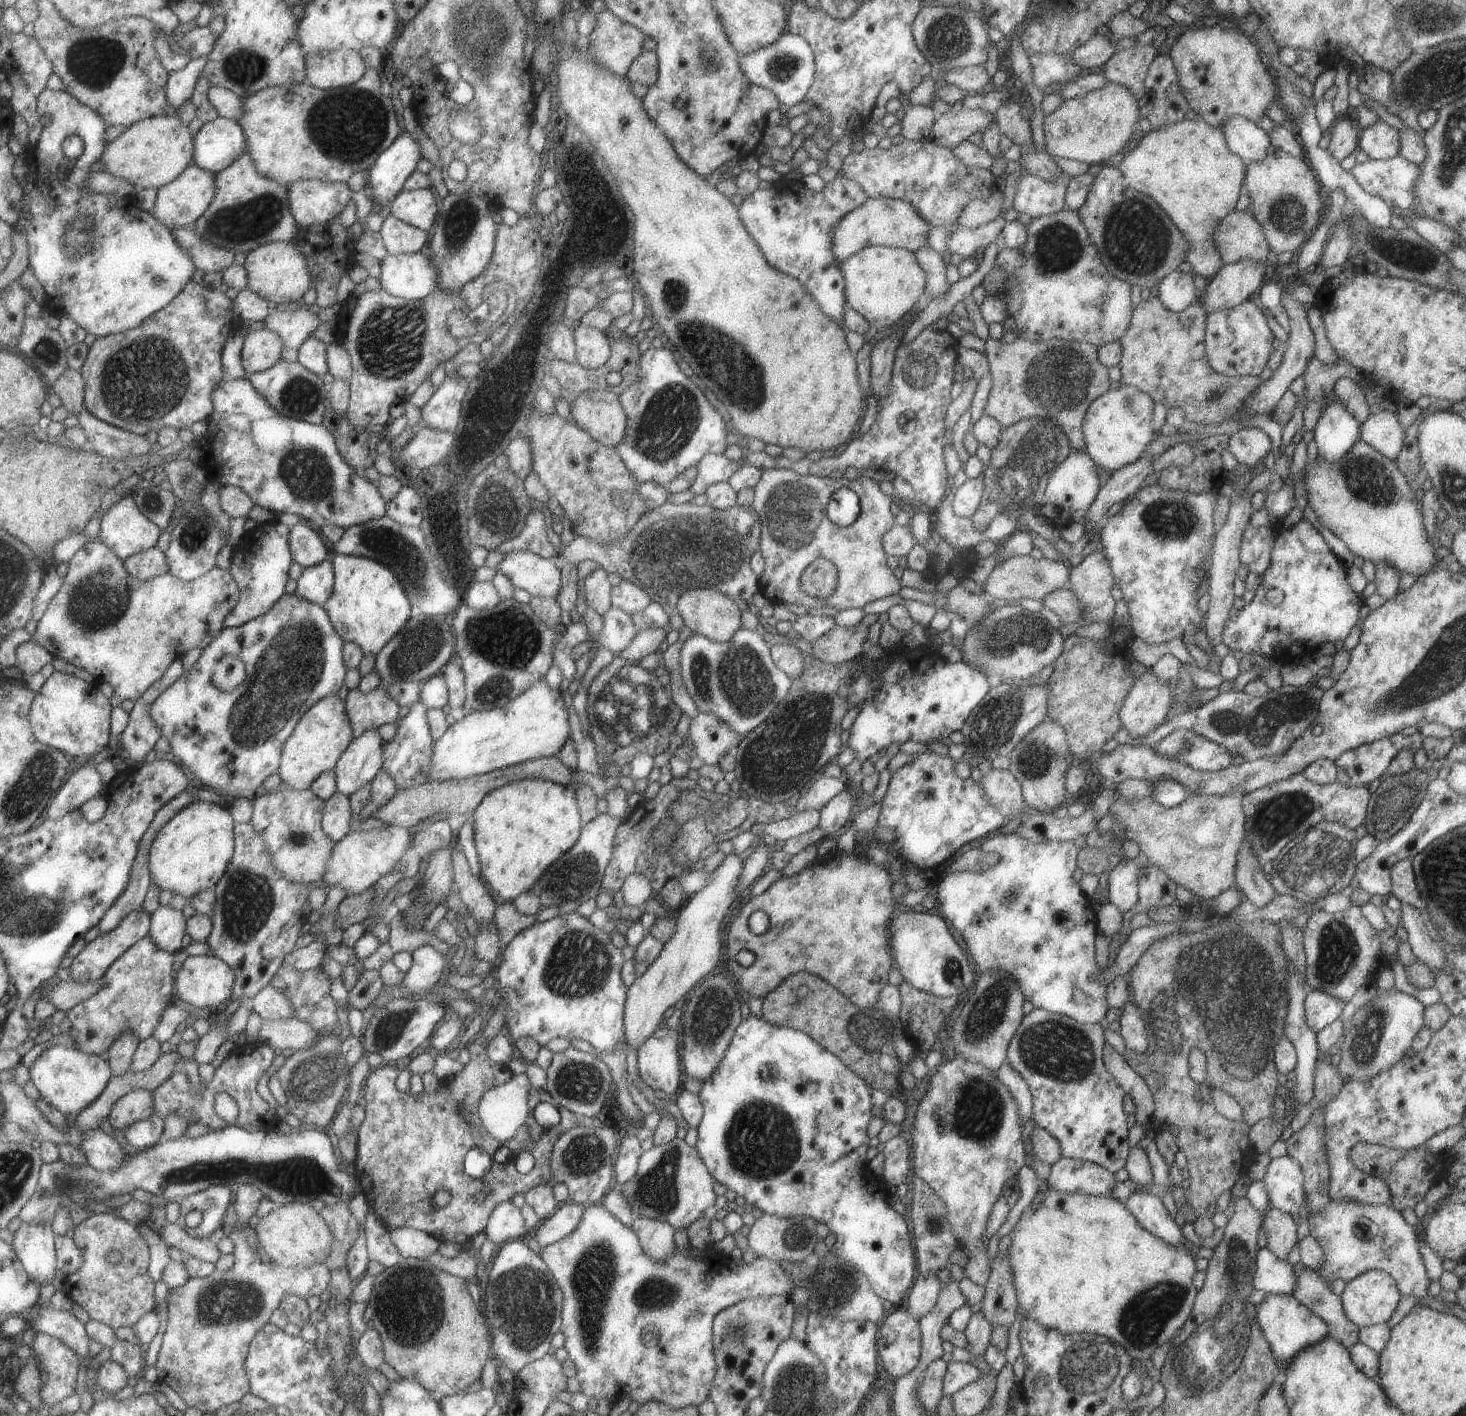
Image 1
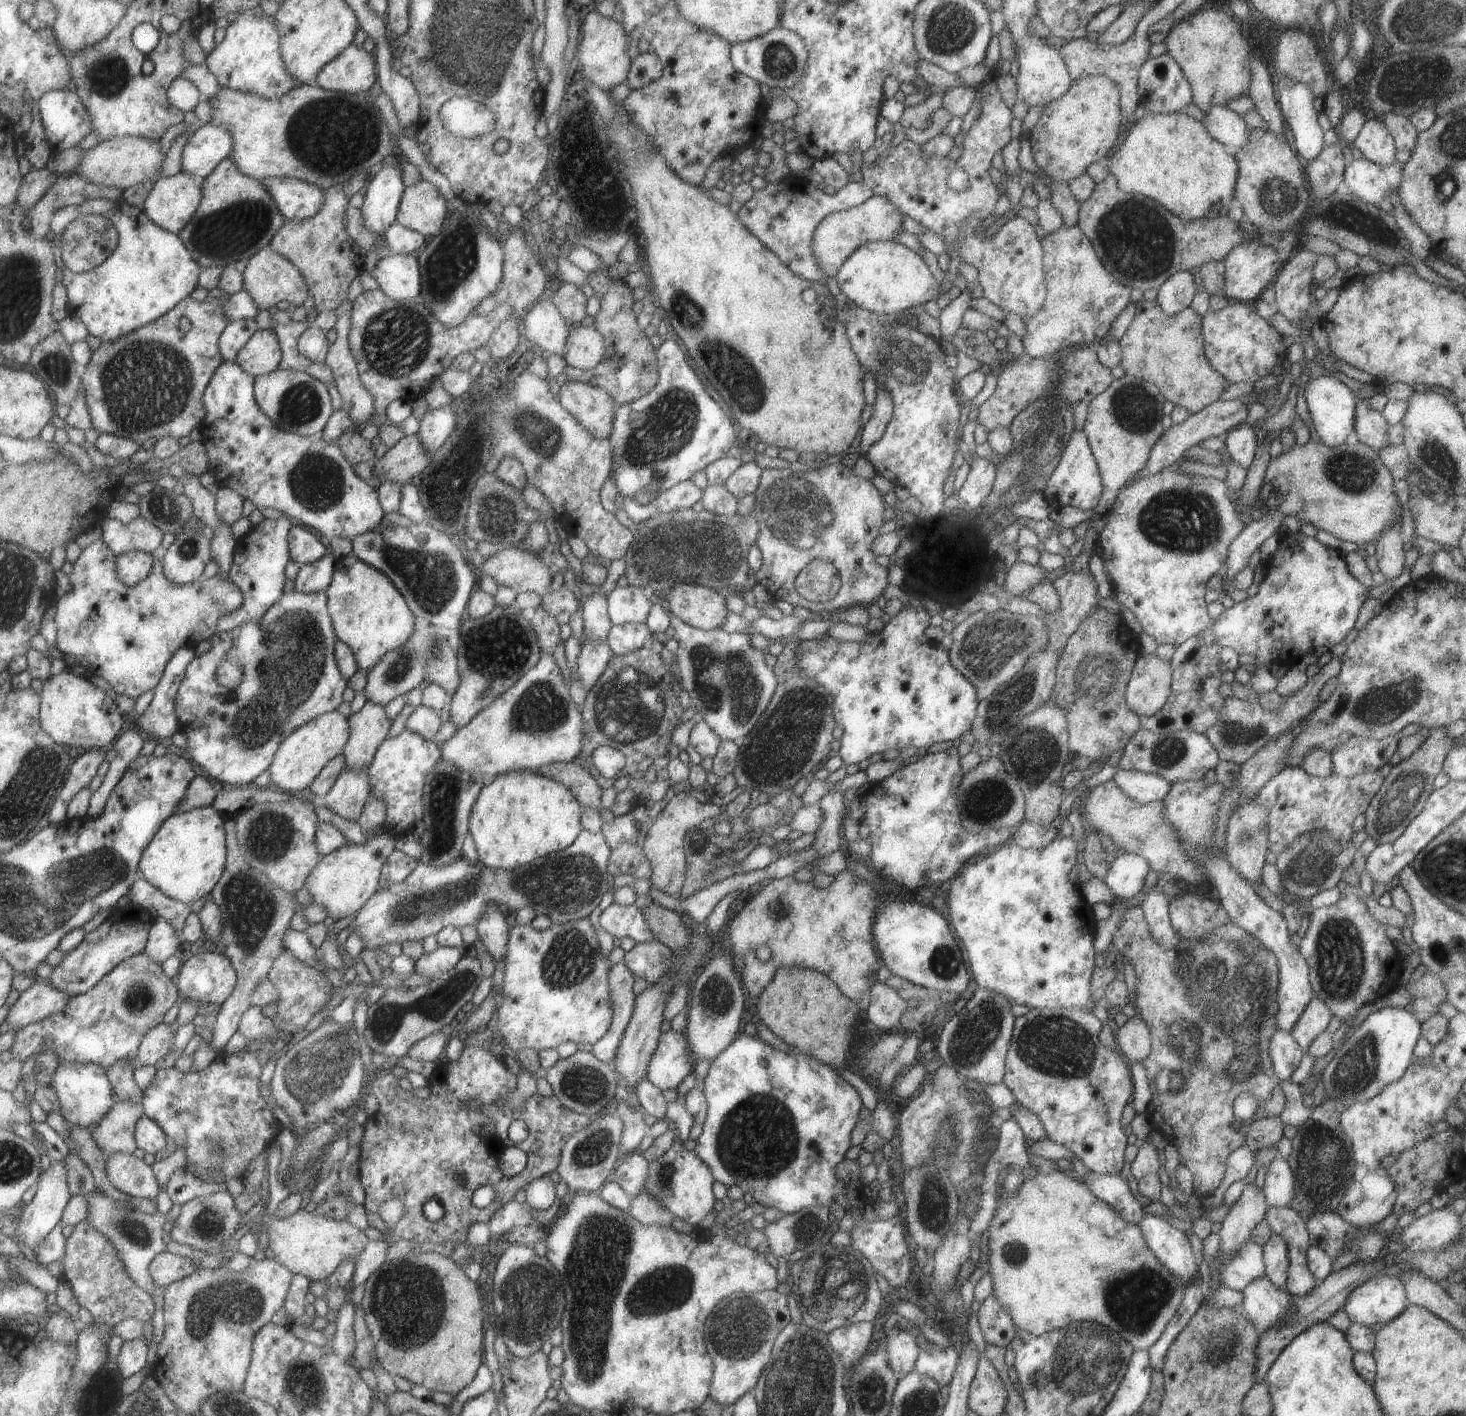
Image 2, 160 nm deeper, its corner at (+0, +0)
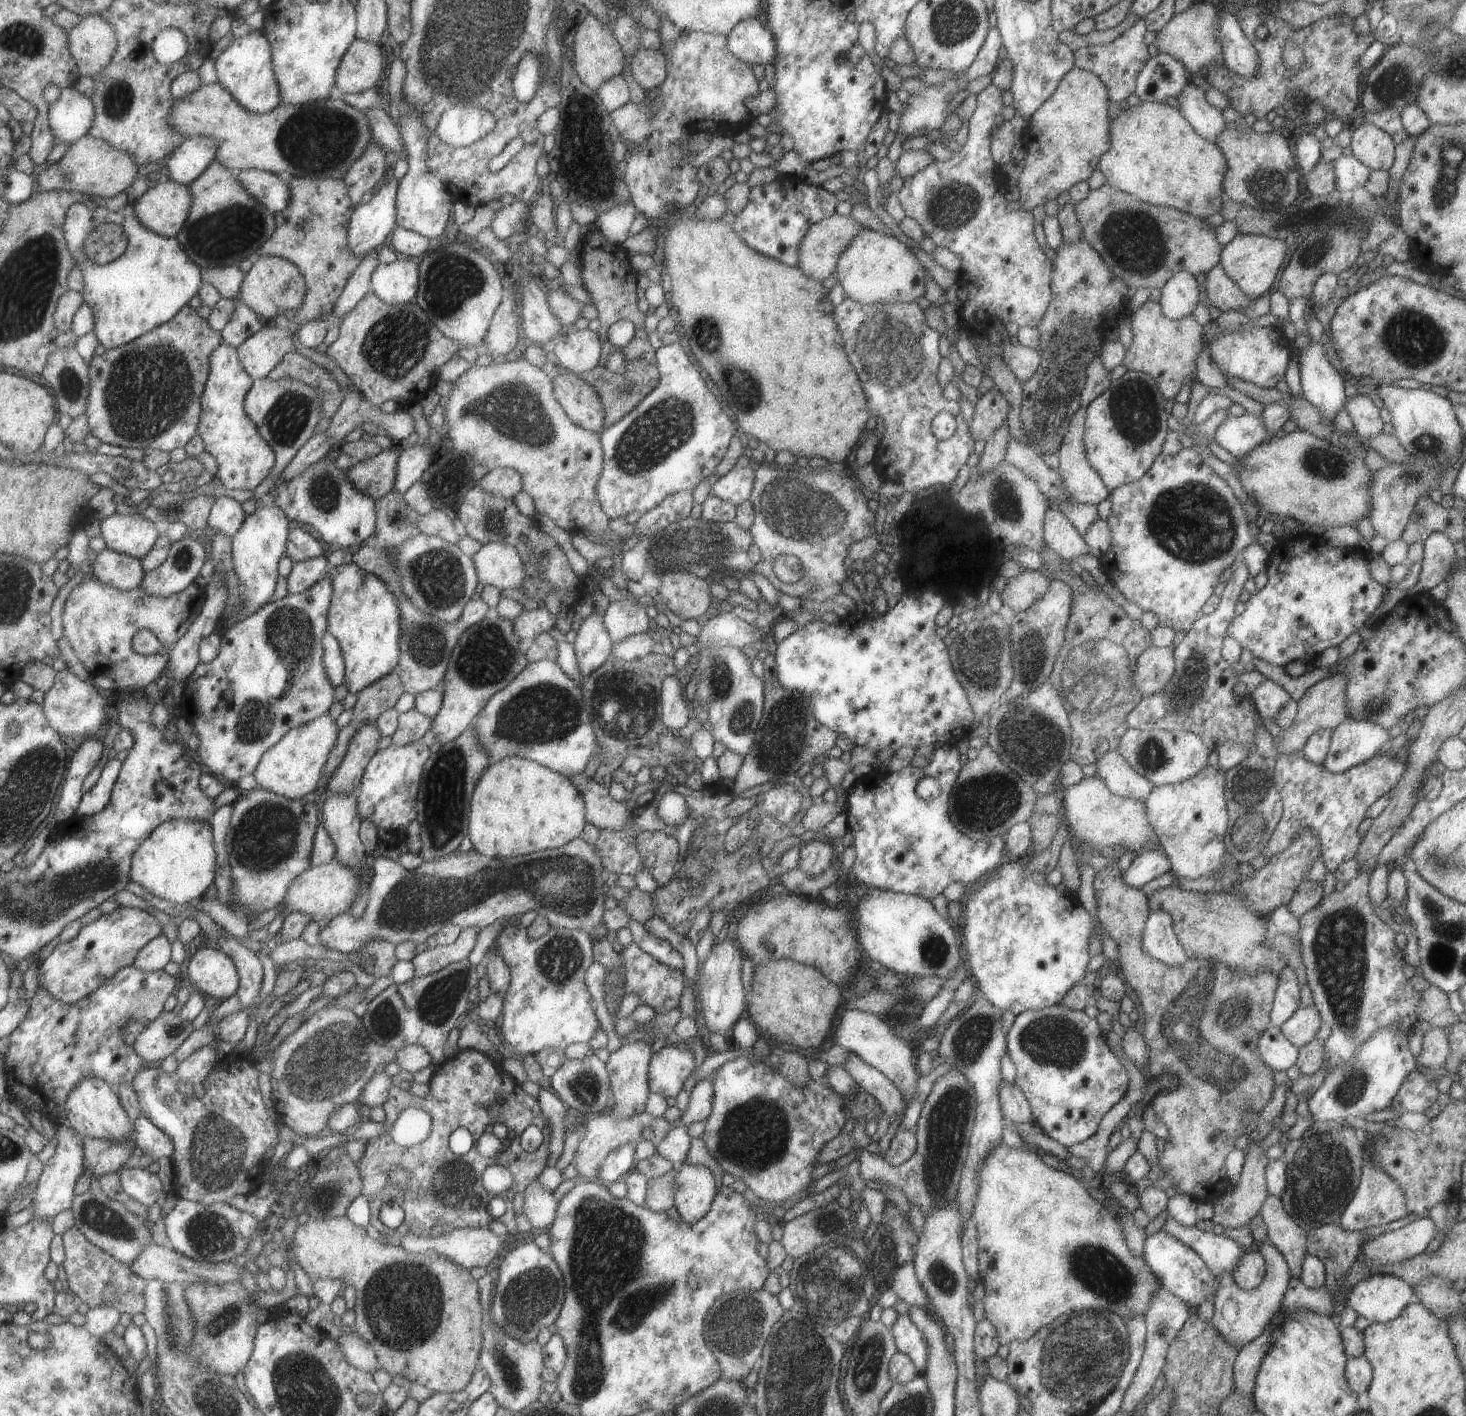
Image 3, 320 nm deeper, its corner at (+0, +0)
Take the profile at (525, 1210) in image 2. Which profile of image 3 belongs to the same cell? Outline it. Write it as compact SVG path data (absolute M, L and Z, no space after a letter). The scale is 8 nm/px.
M533 1182L524 1193L523 1214L531 1222L534 1231L548 1231L558 1215L559 1201L553 1196L552 1190L545 1185Z

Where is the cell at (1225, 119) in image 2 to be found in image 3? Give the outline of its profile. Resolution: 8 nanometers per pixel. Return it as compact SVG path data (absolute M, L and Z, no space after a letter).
M1187 83L1176 99L1178 109L1193 130L1205 140L1214 143L1226 122L1221 117L1220 110L1206 101L1204 91L1193 83Z

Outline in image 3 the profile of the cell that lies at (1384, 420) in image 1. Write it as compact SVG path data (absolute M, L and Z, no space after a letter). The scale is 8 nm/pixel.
M1357 393L1348 397L1343 408L1350 416L1353 432L1359 436L1368 439L1382 432L1383 423L1379 417L1379 409L1375 408L1368 396Z

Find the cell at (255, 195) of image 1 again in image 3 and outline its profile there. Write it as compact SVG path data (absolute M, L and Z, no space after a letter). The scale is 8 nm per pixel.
M215 159L205 169L205 172L190 185L193 195L193 204L183 230L178 234L177 240L187 250L187 254L200 267L230 267L238 266L241 260L248 258L254 260L259 249L270 240L276 231L276 213L269 210L259 199L256 199L242 183L238 181L236 172L228 169Z

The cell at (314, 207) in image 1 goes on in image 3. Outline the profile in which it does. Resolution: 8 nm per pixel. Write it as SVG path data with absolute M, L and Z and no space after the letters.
M243 169L236 172L236 177L243 188L274 213L283 212L291 202L292 192L283 175L263 169Z

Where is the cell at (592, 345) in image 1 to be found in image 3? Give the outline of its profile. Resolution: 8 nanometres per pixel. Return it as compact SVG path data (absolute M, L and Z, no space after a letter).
M574 328L557 339L554 352L557 363L576 375L582 375L601 360L602 345L596 332Z

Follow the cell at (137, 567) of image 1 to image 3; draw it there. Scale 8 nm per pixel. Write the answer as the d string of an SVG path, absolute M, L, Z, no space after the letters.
M108 546L106 549L97 552L91 559L91 571L94 578L99 582L119 590L139 589L146 573L142 559L114 551Z

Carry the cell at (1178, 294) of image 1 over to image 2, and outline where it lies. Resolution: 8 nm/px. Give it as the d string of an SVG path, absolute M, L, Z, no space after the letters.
M1179 271L1159 286L1155 300L1165 314L1173 316L1189 307L1199 289L1194 271Z

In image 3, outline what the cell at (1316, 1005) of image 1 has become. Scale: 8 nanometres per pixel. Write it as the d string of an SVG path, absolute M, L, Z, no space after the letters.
M1314 1005L1299 1006L1279 1028L1283 1036L1293 1046L1300 1047L1307 1044L1315 1036L1316 1030L1322 1022Z

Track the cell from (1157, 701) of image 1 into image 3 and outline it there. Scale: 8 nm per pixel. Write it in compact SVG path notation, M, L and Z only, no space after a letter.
M1147 647L1133 666L1132 684L1139 689L1141 696L1153 694L1162 689L1164 682L1173 674L1176 660L1173 647Z

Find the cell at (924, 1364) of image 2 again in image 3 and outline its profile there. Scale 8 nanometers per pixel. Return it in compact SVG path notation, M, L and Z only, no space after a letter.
M897 1314L895 1322L889 1329L897 1352L906 1354L916 1368L917 1374L923 1375L927 1345L911 1319L907 1315Z

